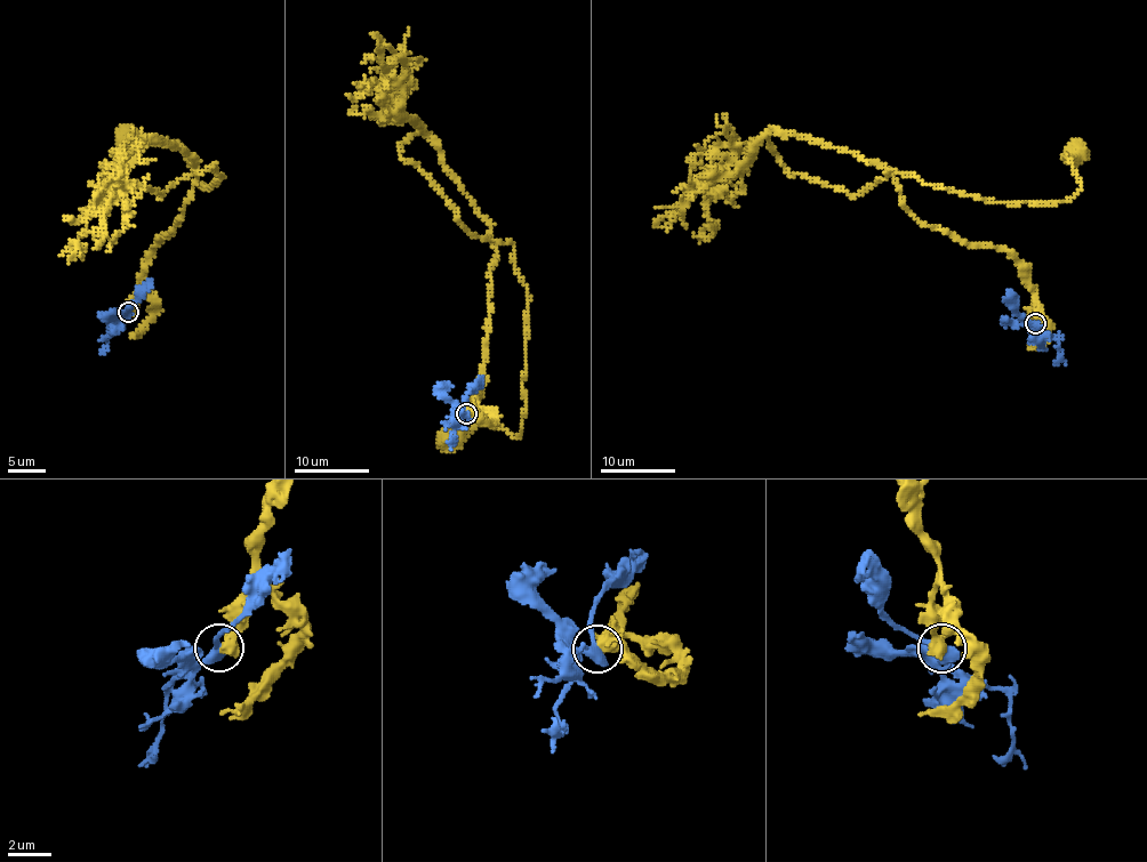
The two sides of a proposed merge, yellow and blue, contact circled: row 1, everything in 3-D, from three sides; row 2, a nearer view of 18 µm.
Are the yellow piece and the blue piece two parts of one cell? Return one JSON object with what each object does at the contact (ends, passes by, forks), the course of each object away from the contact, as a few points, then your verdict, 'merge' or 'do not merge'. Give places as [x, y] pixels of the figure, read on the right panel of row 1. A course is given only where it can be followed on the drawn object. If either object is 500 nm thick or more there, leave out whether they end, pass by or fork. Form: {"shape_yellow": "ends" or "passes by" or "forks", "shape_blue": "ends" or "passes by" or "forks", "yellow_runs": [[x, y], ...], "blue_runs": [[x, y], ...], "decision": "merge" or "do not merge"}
{"yellow_runs": [[1036, 323], [1005, 249], [768, 133], [850, 195], [891, 170], [1069, 200], [1074, 154]], "blue_runs": [[1036, 323], [1042, 331], [1055, 337], [1065, 365]], "decision": "do not merge"}

